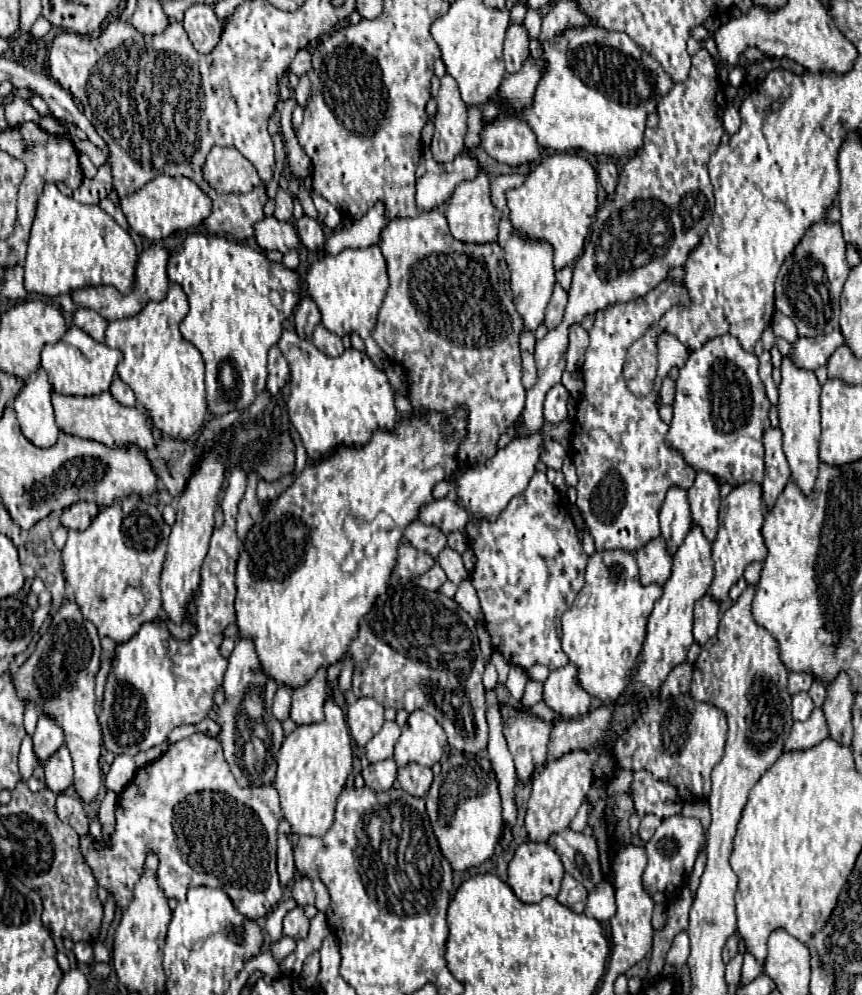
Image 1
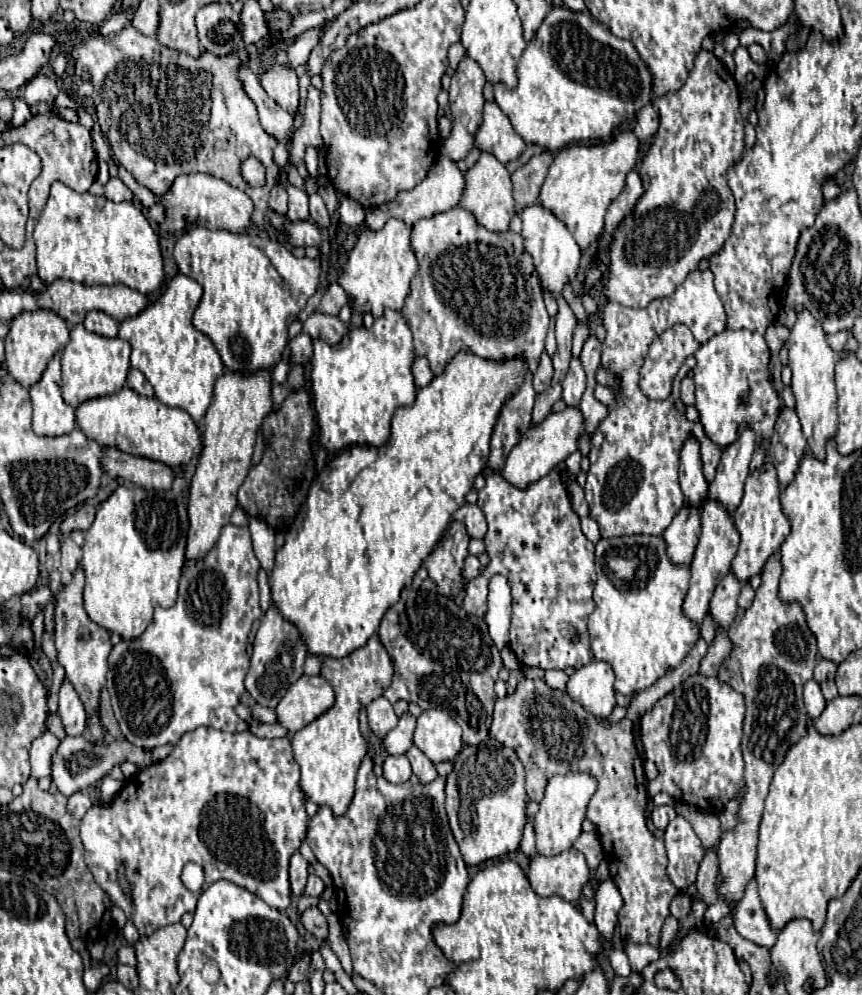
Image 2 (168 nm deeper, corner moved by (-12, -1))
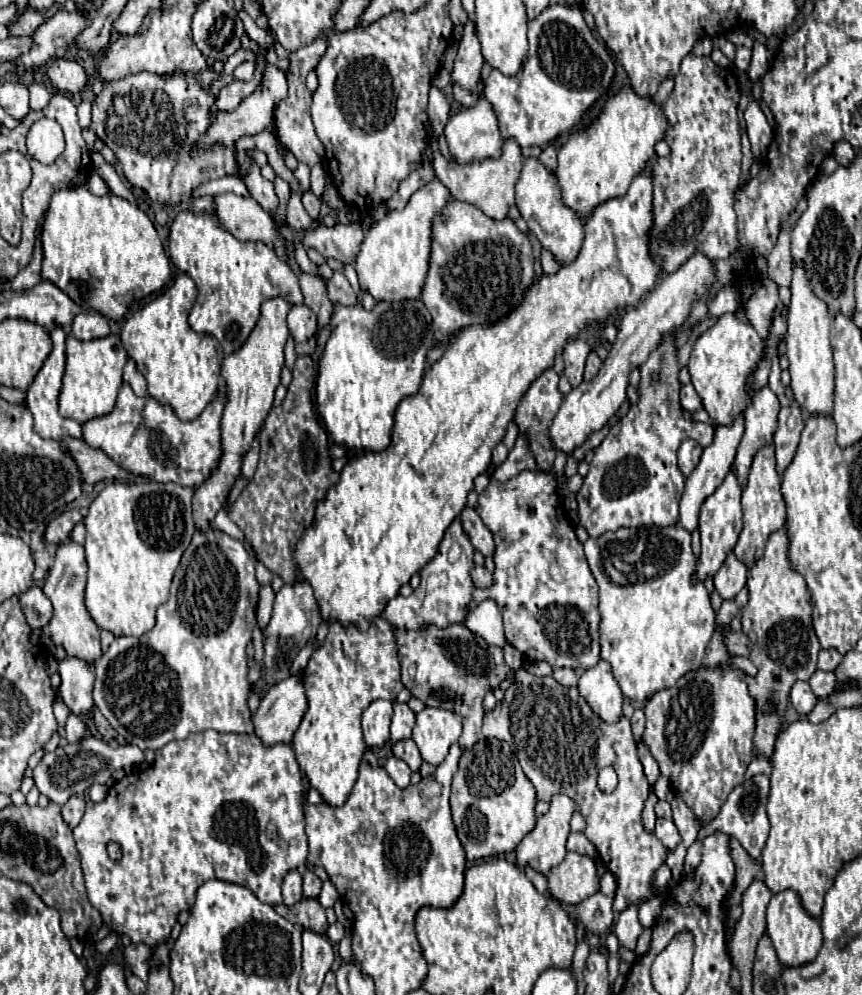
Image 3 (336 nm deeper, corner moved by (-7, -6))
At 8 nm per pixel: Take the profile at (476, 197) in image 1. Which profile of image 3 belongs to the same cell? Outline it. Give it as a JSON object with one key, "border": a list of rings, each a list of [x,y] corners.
{"border":[[[434,138],[430,142],[432,148],[432,166],[436,172],[436,178],[446,186],[446,190],[450,192],[450,196],[454,200],[460,202],[470,202],[474,206],[478,206],[488,218],[506,218],[510,206],[514,204],[514,186],[520,178],[520,170],[524,164],[524,158],[520,154],[520,146],[514,140],[504,140],[504,148],[502,148],[502,156],[498,160],[494,158],[486,158],[480,162],[472,162],[472,164],[456,164],[446,160],[440,150],[438,150],[438,140]]]}

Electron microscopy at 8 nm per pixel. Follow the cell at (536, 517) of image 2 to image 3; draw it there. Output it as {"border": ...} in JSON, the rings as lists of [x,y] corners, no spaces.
{"border":[[[520,472],[508,482],[490,480],[488,488],[478,496],[476,512],[482,522],[494,536],[494,582],[482,590],[476,588],[472,592],[472,600],[466,606],[468,614],[478,606],[478,602],[486,600],[486,596],[494,596],[498,606],[504,612],[504,626],[508,642],[532,662],[548,662],[552,668],[590,668],[600,660],[600,644],[598,644],[598,584],[588,568],[582,544],[574,534],[574,524],[568,520],[556,492],[554,478],[550,474],[538,472]]]}

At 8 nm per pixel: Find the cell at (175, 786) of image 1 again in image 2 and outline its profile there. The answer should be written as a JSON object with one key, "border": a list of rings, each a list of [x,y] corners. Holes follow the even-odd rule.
{"border":[[[199,727],[199,729],[191,731],[191,733],[185,733],[179,739],[179,743],[173,747],[173,751],[163,761],[153,763],[153,765],[141,769],[137,775],[129,777],[123,783],[123,787],[117,793],[117,797],[109,805],[93,805],[85,813],[85,817],[81,819],[81,841],[83,841],[85,849],[87,849],[85,861],[87,861],[87,867],[91,869],[97,885],[109,895],[111,905],[121,907],[125,911],[127,919],[137,927],[139,935],[151,935],[155,929],[171,925],[171,923],[179,923],[185,913],[193,913],[195,911],[197,893],[191,893],[181,881],[181,869],[189,861],[193,861],[193,863],[203,867],[203,871],[205,871],[205,887],[209,887],[211,883],[215,883],[219,879],[227,879],[227,881],[231,881],[231,883],[235,883],[239,887],[245,887],[247,891],[259,895],[267,905],[271,905],[271,907],[275,907],[279,911],[285,911],[289,907],[289,903],[291,903],[291,887],[289,887],[289,875],[287,875],[289,859],[291,859],[291,853],[299,851],[301,843],[307,837],[309,819],[307,819],[307,813],[305,813],[305,801],[307,801],[307,797],[305,797],[305,793],[299,787],[299,765],[293,759],[291,741],[287,737],[265,739],[265,737],[253,735],[251,731],[225,733],[225,731],[217,731],[217,729],[211,729],[211,727]],[[119,863],[125,863],[125,877],[127,877],[131,895],[125,895],[121,883],[117,881]]]}

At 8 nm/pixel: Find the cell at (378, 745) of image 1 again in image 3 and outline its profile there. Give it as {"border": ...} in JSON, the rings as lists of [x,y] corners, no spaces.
{"border":[[[394,702],[394,716],[392,716],[392,726],[390,726],[390,742],[400,742],[410,738],[414,728],[414,712],[406,704]]]}

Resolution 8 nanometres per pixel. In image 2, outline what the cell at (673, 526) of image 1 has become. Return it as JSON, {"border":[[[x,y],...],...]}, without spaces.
{"border":[[[689,435],[679,451],[679,483],[685,495],[685,501],[691,501],[691,505],[701,505],[707,497],[707,481],[703,477],[703,463],[701,463],[701,451],[699,441]]]}

